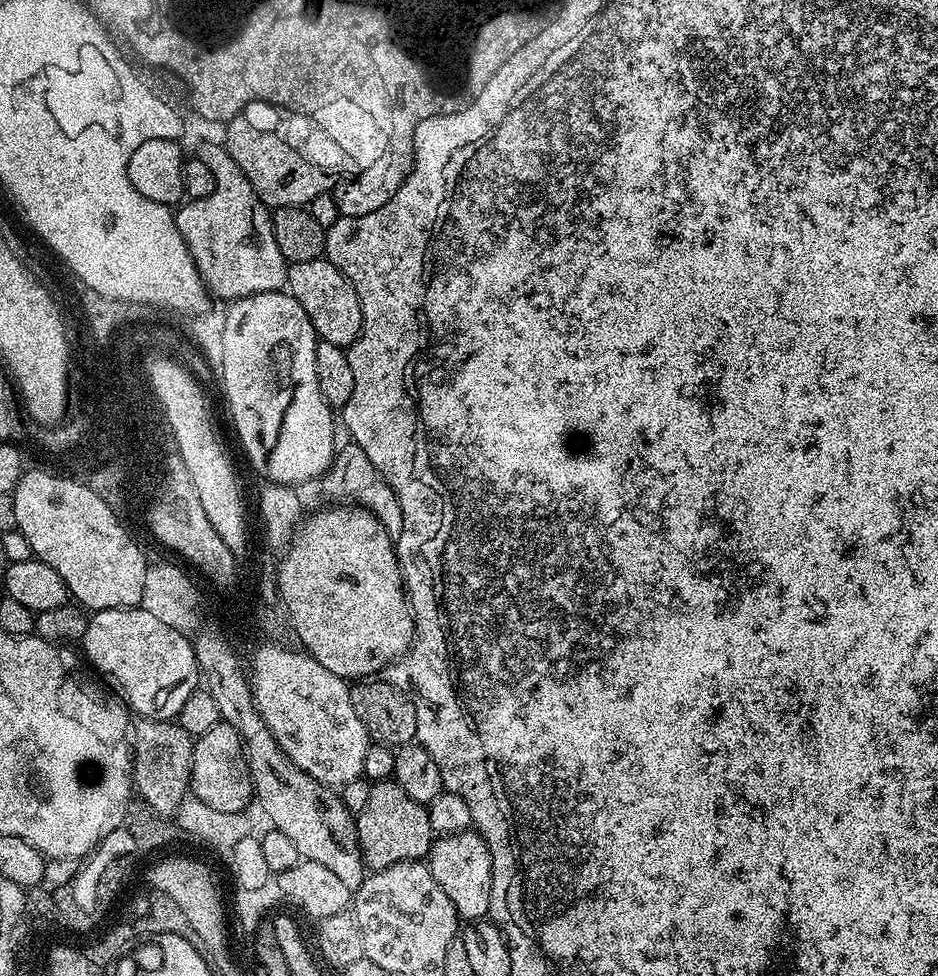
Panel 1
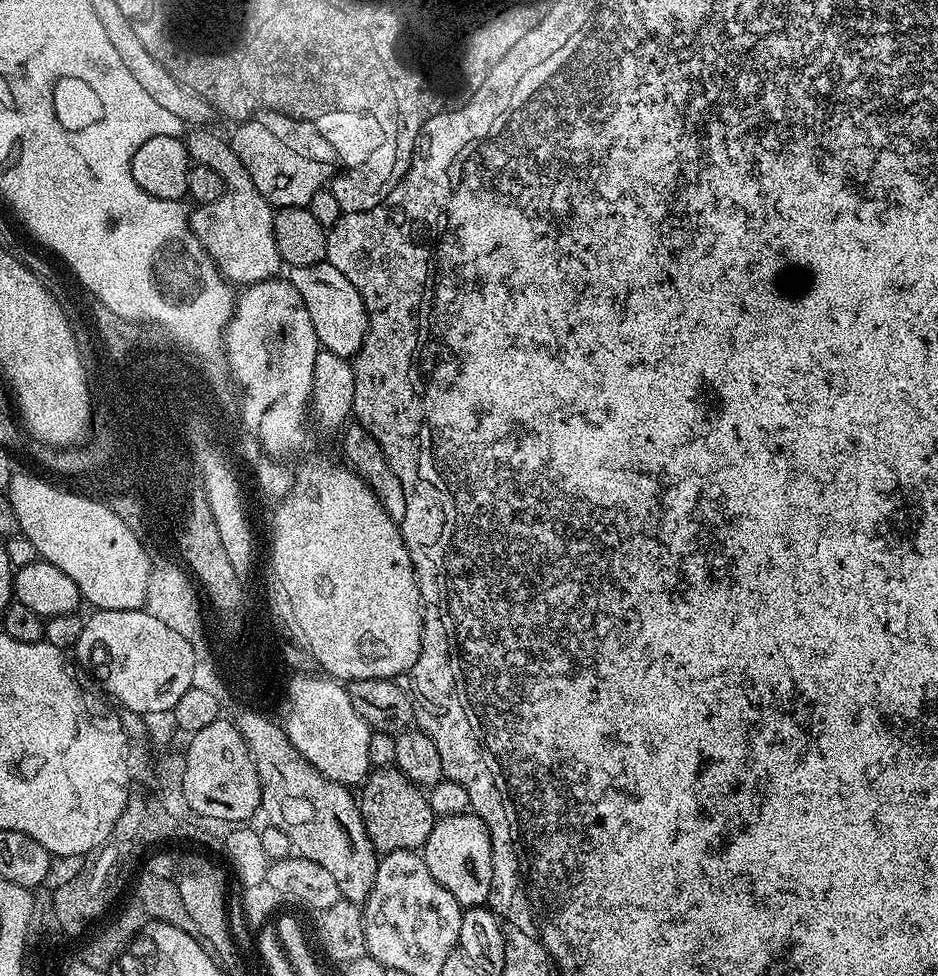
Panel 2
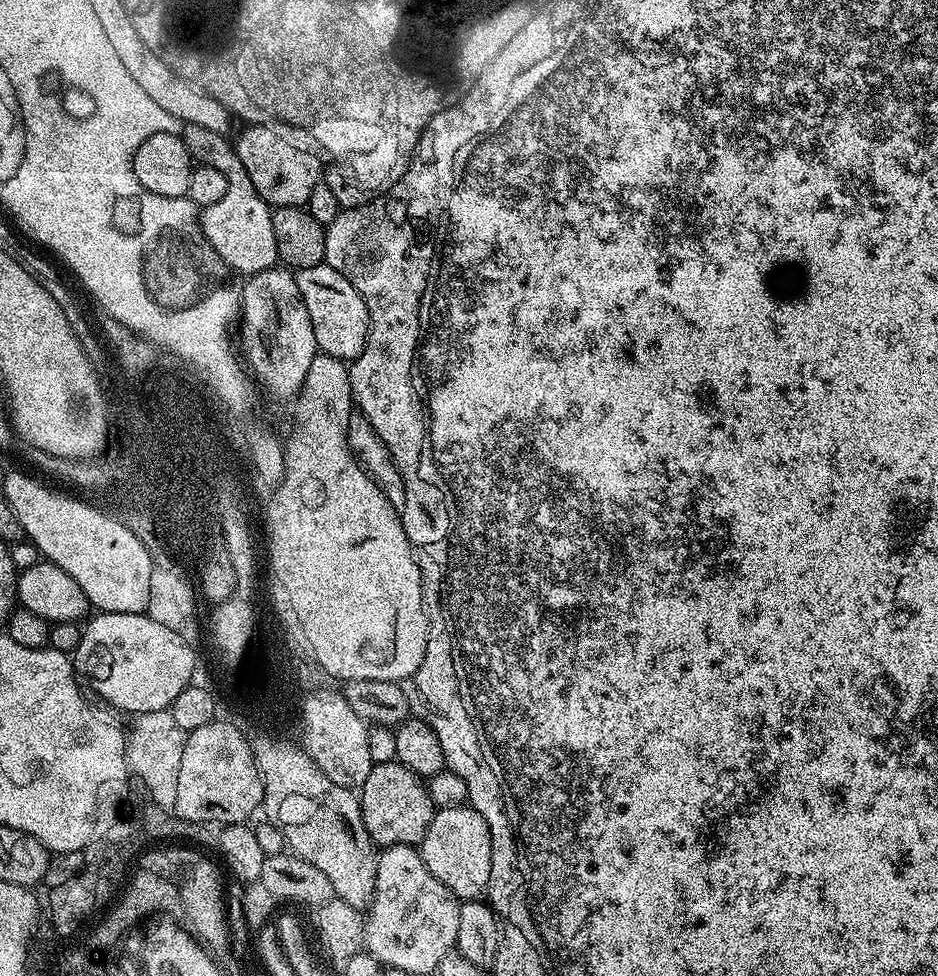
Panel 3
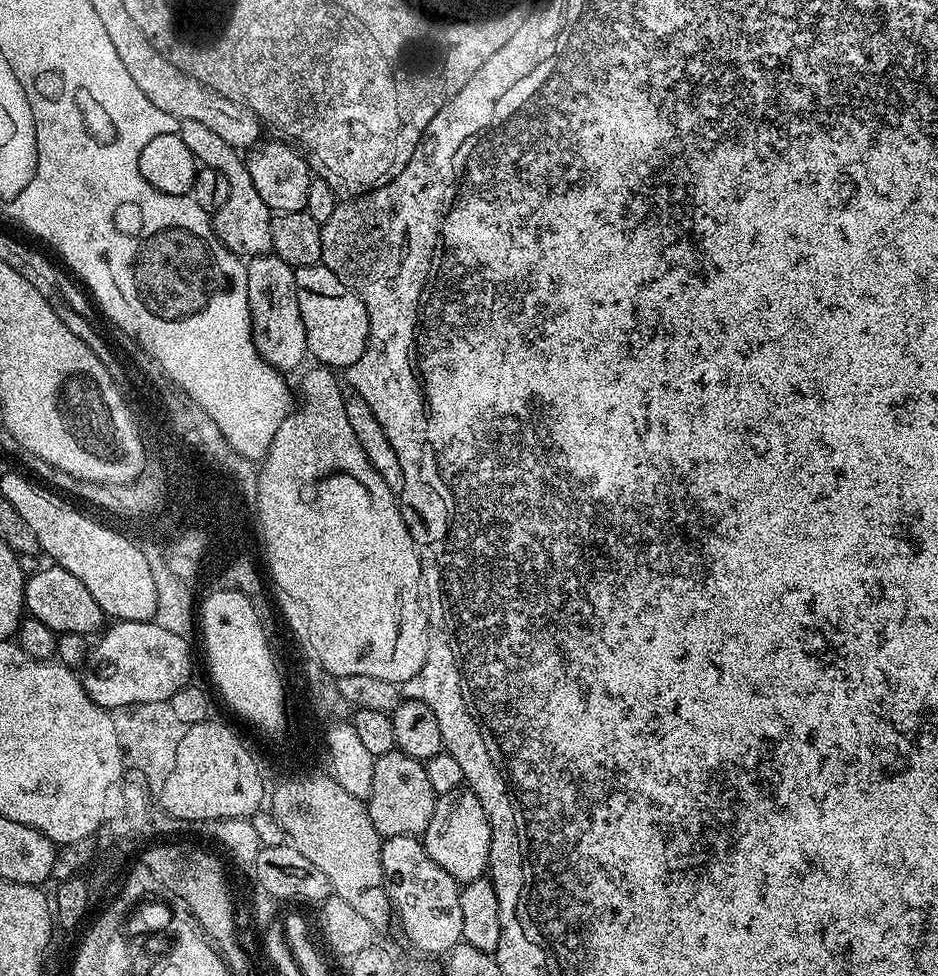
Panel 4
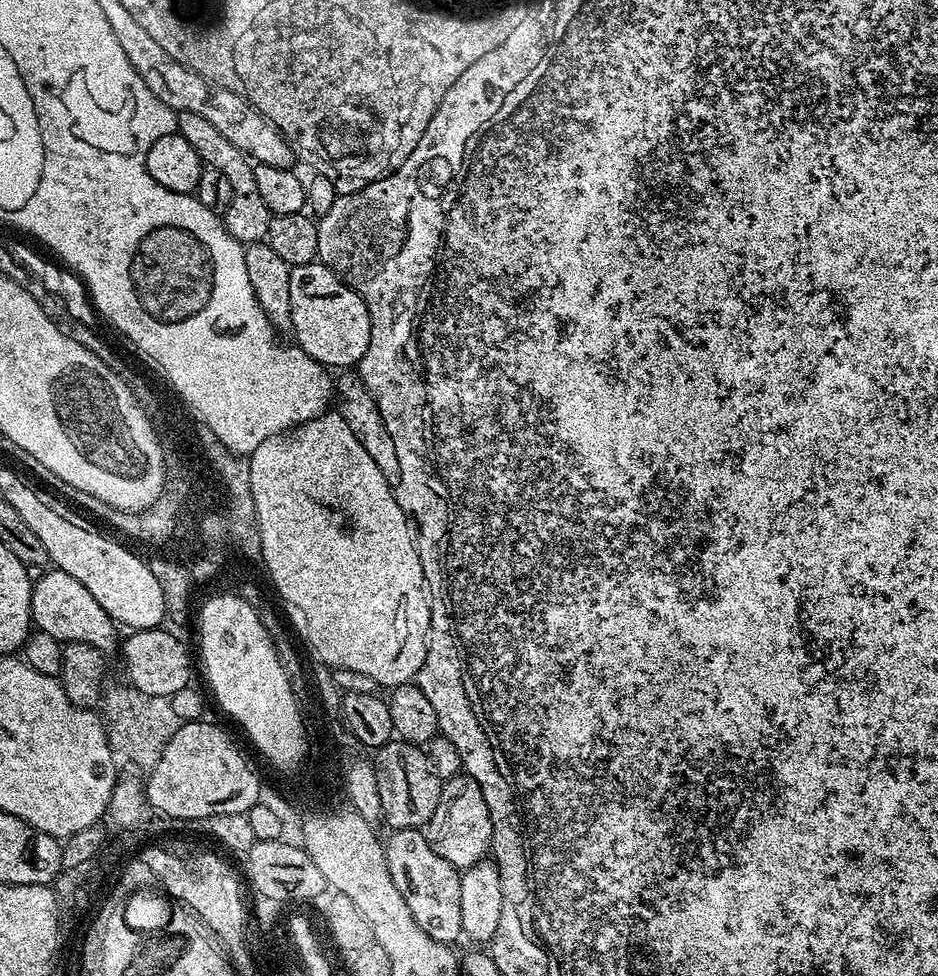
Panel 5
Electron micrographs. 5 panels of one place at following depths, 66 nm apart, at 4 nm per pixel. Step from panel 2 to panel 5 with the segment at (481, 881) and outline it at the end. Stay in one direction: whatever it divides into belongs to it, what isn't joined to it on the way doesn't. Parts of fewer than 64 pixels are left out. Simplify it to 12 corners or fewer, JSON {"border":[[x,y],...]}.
{"border":[[474,783],[451,785],[423,829],[434,854],[457,870],[492,847],[486,798]]}

